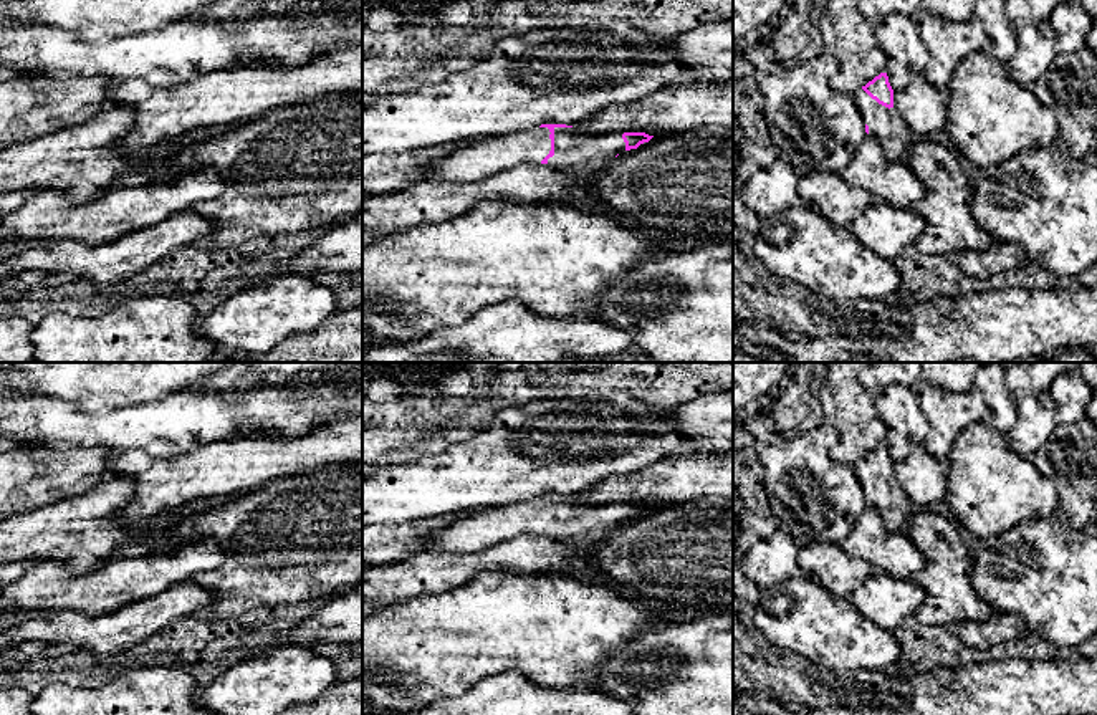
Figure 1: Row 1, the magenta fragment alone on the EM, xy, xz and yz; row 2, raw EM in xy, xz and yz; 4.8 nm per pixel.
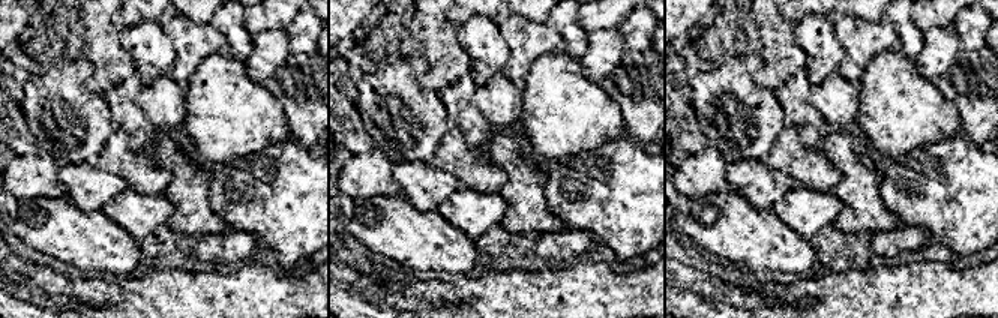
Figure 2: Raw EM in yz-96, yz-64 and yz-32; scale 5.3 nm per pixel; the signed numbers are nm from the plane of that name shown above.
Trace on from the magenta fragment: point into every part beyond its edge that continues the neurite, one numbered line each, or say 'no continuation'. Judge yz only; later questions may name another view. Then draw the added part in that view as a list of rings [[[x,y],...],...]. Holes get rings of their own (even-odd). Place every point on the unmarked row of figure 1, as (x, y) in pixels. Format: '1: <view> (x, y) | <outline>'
1: yz (895, 508) | [[[862,458],[854,465],[855,475],[869,497],[869,506],[879,510],[887,530],[900,531],[912,518],[912,501],[893,478],[885,478],[872,470]]]

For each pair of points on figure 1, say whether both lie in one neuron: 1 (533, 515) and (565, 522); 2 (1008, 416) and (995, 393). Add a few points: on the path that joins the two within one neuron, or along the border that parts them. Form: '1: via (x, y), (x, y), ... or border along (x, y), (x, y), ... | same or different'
1: via (541, 515), (556, 515) | same
2: via (1003, 411), (998, 398) | same

